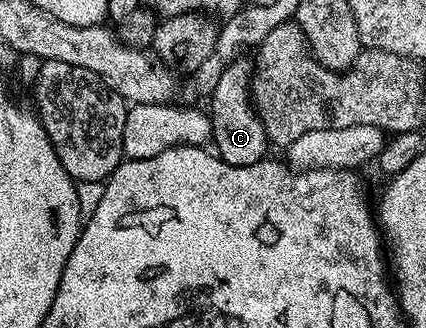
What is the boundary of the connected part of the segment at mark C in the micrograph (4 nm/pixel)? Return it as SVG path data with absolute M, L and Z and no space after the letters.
M240 57L230 63L221 73L221 81L217 81L217 89L209 96L209 114L211 116L211 137L214 154L234 167L244 167L260 163L268 158L269 140L265 125L259 120L251 98L251 76L253 63L250 58Z

